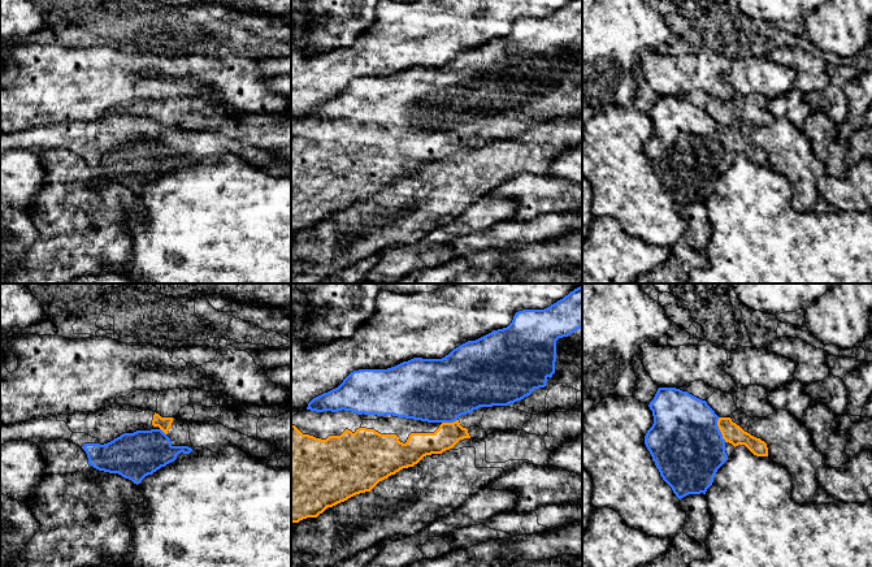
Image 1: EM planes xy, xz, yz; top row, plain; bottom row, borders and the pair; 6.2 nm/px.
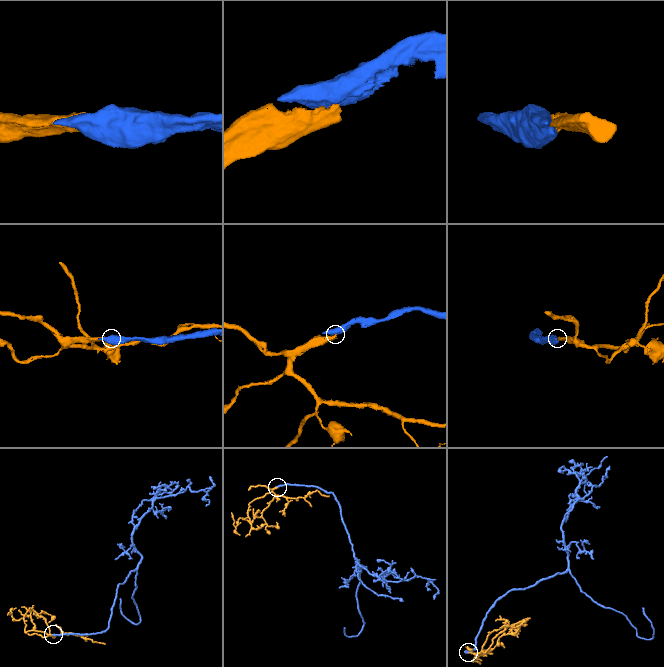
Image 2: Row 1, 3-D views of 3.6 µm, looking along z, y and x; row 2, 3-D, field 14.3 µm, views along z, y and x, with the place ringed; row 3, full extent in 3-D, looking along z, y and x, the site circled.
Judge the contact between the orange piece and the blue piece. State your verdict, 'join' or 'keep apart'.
join

